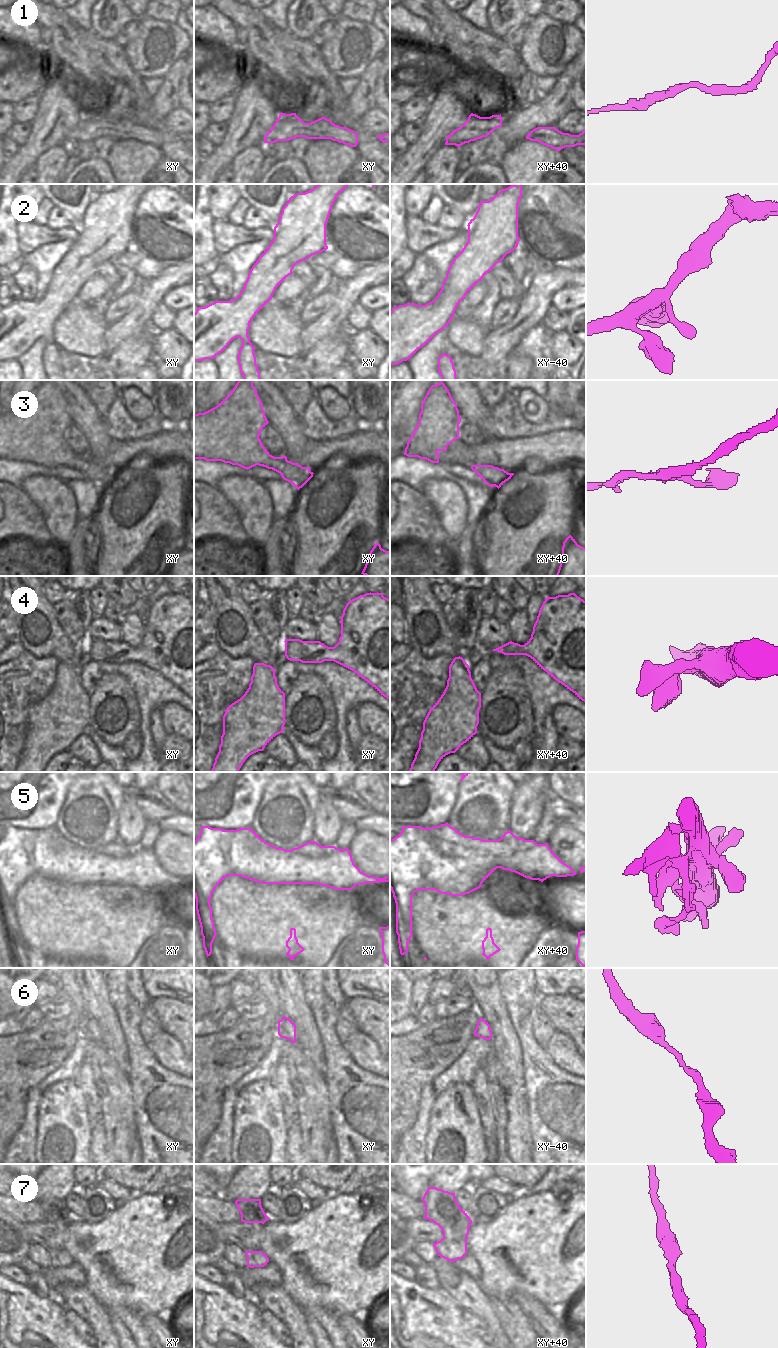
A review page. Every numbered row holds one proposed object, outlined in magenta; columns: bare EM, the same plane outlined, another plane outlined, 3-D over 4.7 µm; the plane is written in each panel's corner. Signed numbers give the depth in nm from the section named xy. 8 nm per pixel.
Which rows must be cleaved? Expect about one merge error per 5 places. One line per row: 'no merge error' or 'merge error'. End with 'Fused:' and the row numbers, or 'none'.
1: no merge error
2: no merge error
3: no merge error
4: no merge error
5: merge error
6: no merge error
7: no merge error
Fused: 5

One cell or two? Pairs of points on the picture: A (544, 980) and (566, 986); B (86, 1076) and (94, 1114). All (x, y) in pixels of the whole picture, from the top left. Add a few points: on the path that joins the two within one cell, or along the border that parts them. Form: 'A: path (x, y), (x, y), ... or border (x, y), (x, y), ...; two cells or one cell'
A: path (549, 984), (553, 988), (561, 986); one cell
B: path (87, 1085), (93, 1105); one cell

